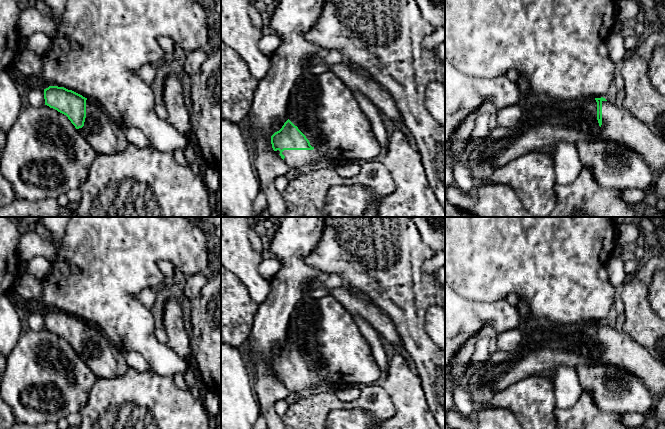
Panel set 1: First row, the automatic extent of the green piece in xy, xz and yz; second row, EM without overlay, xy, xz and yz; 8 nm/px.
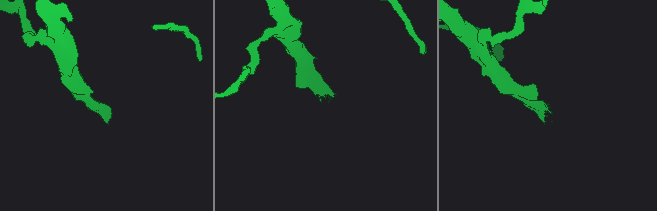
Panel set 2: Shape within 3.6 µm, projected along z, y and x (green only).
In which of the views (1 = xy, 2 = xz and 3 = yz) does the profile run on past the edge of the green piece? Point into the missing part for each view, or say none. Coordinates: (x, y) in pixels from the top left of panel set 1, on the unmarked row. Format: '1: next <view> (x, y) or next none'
1: next xy (105, 360)
2: next xz (304, 322)
3: next yz (545, 346)

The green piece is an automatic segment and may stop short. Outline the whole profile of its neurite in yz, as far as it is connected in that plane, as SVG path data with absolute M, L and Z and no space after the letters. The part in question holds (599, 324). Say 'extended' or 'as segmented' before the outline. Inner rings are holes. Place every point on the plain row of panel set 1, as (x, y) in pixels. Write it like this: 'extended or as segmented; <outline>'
extended; M529 315L521 333L522 341L516 349L497 350L486 363L475 365L467 374L465 382L477 406L489 405L496 393L531 375L547 375L560 366L576 368L581 362L618 366L641 379L651 395L658 398L665 395L665 365L625 332L619 332L603 321L563 325Z

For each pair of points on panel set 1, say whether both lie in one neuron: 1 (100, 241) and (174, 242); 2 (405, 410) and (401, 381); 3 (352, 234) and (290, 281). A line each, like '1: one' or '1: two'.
1: one
2: one
3: two

